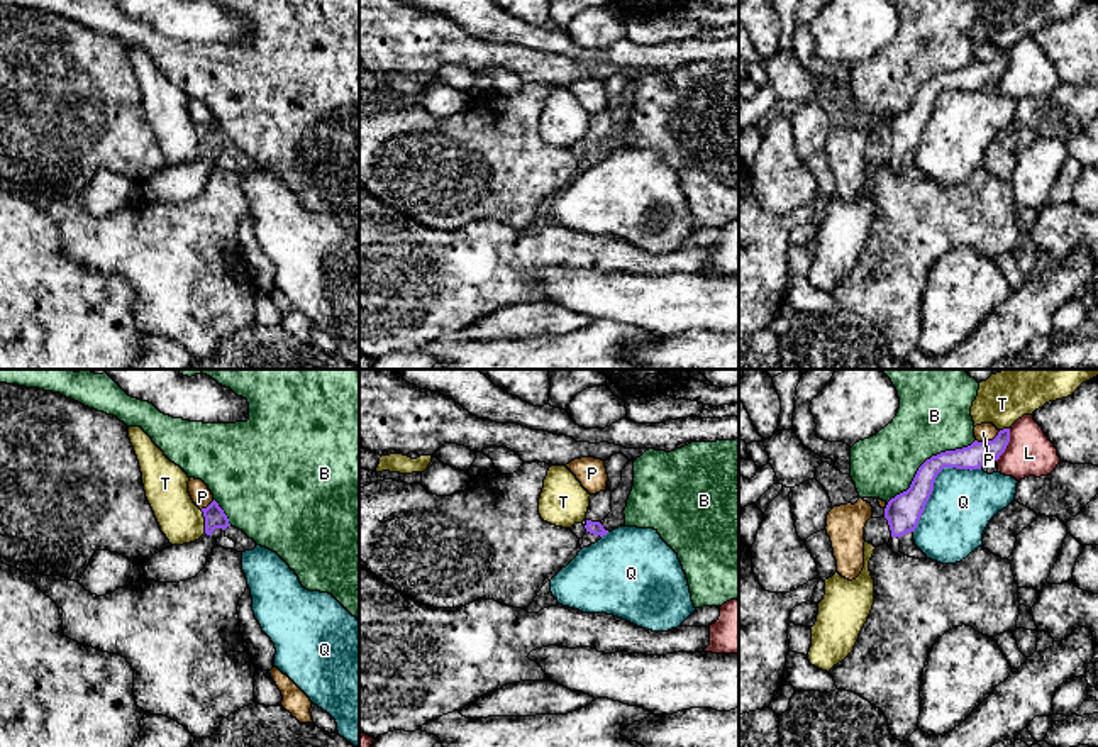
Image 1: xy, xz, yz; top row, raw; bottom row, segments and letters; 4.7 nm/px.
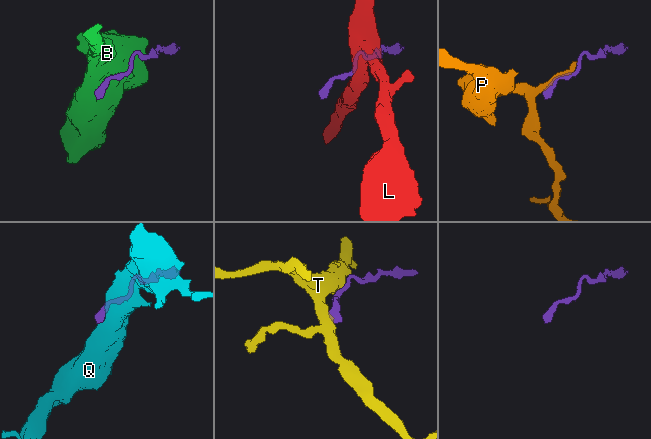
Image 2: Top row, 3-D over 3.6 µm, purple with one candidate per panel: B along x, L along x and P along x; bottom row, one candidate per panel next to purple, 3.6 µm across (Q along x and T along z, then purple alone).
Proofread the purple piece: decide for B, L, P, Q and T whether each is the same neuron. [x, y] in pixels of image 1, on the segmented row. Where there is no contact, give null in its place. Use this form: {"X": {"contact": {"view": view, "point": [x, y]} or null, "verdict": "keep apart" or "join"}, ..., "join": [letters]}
{"B": {"contact": {"view": "yz", "point": [924, 463]}, "verdict": "keep apart"}, "L": {"contact": {"view": "yz", "point": [1007, 444]}, "verdict": "keep apart"}, "P": {"contact": {"view": "yz", "point": [988, 441]}, "verdict": "keep apart"}, "Q": {"contact": {"view": "yz", "point": [934, 481]}, "verdict": "keep apart"}, "T": {"contact": {"view": "xy", "point": [205, 522]}, "verdict": "keep apart"}, "join": []}

